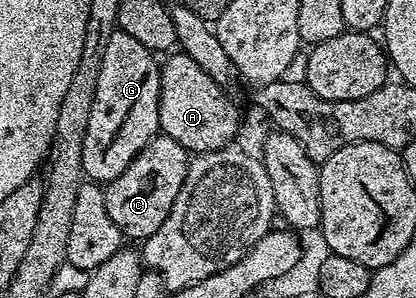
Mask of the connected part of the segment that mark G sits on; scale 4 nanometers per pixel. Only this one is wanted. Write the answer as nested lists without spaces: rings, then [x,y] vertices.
[[[121,31],[112,35],[104,48],[95,98],[83,141],[82,172],[91,182],[109,183],[119,177],[124,167],[128,167],[128,163],[140,155],[144,146],[159,136],[161,74],[155,54],[144,47],[144,43]]]

